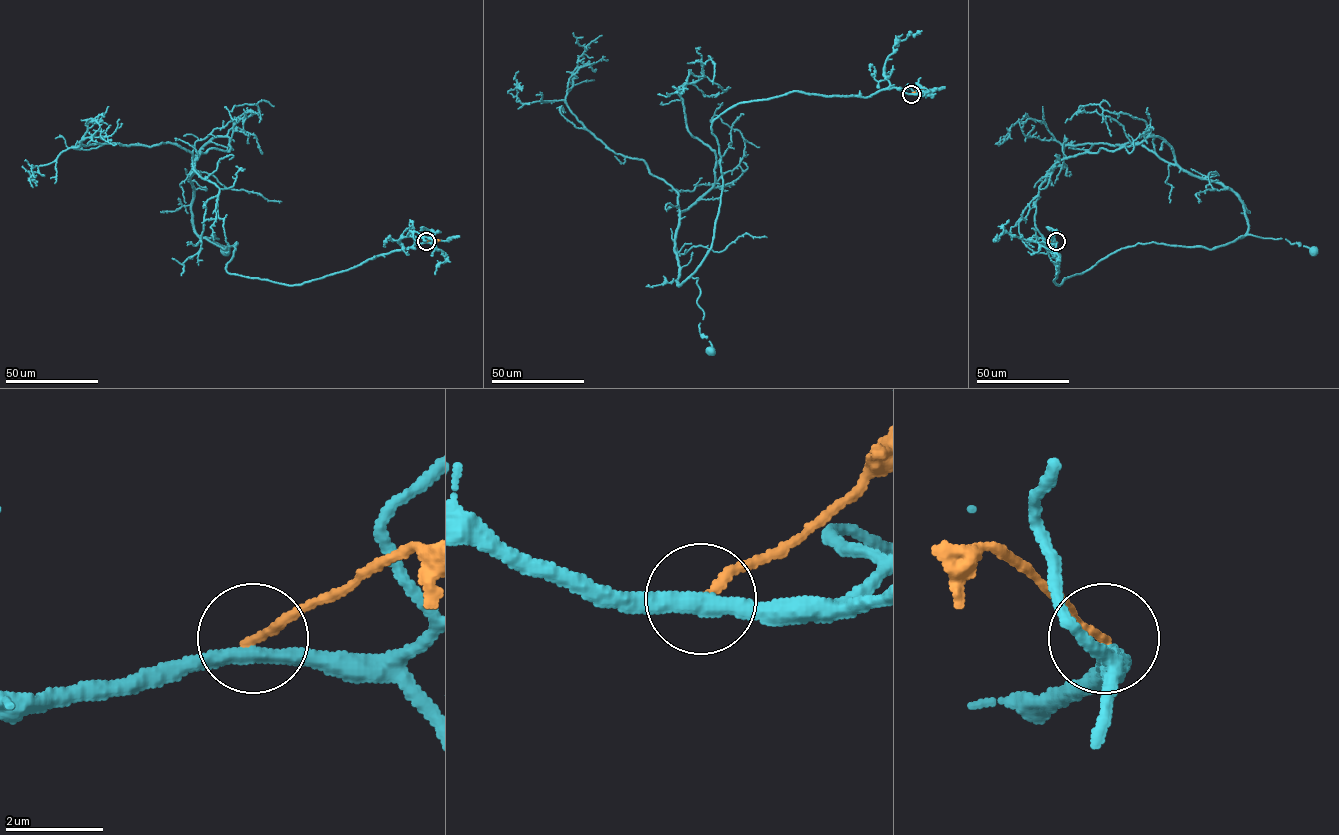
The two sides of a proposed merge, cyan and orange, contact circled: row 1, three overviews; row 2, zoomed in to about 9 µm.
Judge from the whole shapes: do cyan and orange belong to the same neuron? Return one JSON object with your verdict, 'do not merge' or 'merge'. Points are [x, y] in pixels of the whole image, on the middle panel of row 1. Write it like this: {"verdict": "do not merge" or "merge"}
{"verdict": "do not merge"}

